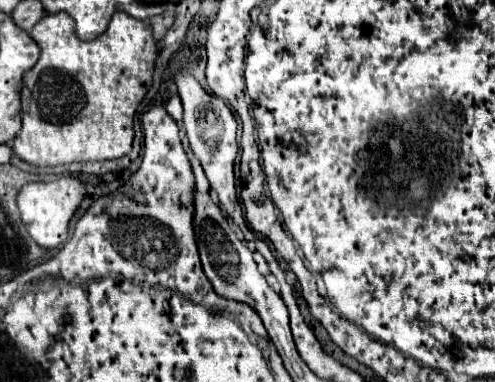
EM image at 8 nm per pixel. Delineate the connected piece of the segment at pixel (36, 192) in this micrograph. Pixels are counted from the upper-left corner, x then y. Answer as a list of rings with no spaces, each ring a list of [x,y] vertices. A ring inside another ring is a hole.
[[[58,178],[54,182],[32,182],[20,188],[18,192],[18,210],[22,216],[22,224],[30,230],[32,240],[42,248],[56,248],[68,236],[68,222],[80,206],[86,190],[76,178]]]

